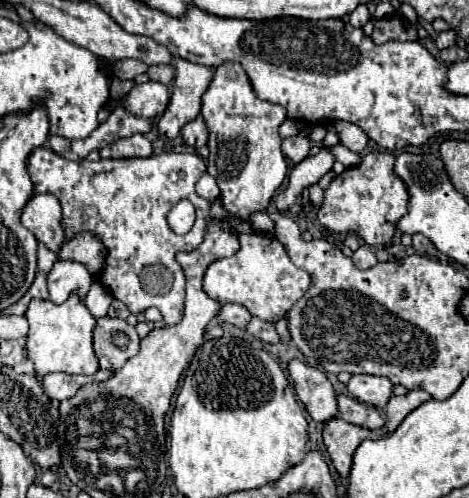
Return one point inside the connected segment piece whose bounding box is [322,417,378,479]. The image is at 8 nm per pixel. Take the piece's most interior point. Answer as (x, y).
(341, 439)

